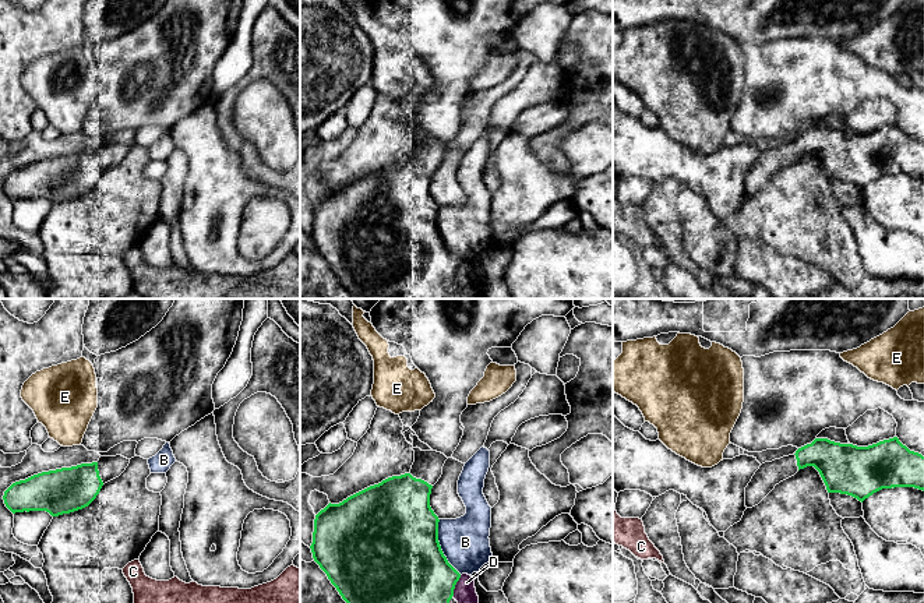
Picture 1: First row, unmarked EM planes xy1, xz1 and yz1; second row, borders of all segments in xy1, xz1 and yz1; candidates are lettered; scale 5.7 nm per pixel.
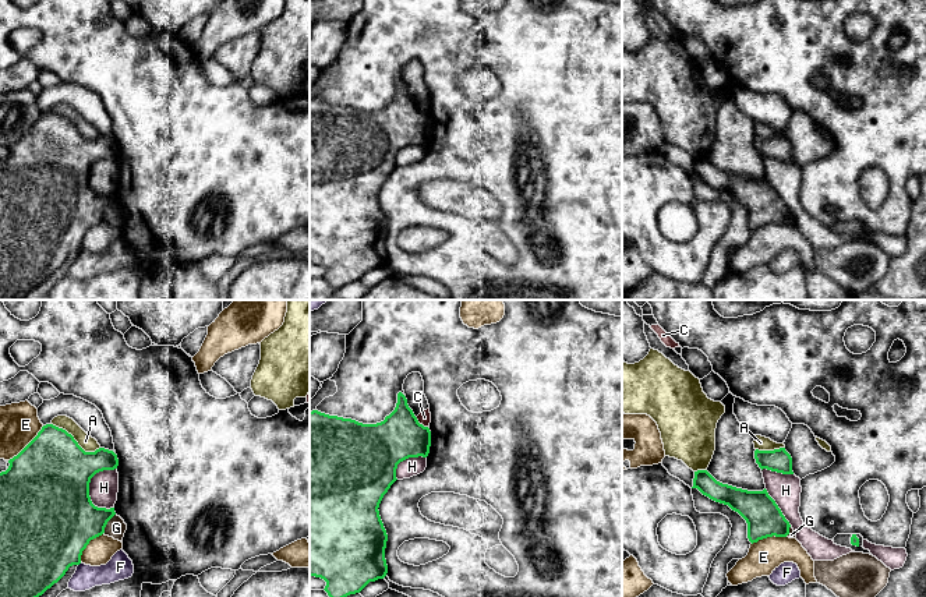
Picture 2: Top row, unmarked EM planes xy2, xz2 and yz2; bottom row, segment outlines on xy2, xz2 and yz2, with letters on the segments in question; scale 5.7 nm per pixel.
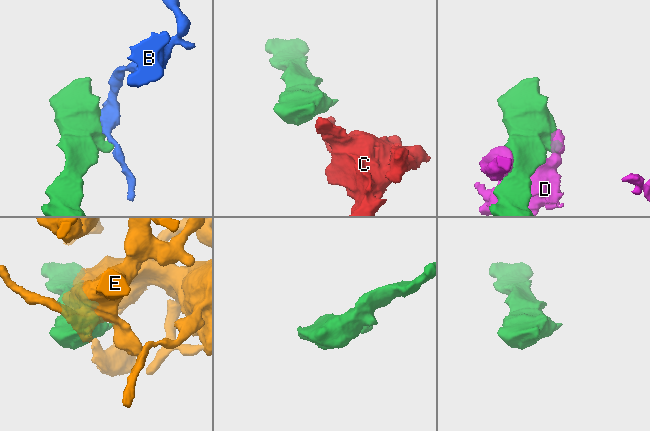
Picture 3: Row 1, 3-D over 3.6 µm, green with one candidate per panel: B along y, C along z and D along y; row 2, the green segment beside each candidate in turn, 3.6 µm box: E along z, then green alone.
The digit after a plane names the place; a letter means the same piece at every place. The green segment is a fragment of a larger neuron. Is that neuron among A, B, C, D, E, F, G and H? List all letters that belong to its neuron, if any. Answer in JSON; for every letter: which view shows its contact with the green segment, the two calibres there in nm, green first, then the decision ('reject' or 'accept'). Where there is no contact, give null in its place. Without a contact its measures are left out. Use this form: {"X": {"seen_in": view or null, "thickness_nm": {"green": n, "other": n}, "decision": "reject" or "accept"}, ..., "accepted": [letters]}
{"A": {"seen_in": "xy2", "thickness_nm": {"green": 460, "other": 90}, "decision": "reject"}, "B": {"seen_in": "xz1", "thickness_nm": {"green": 500, "other": 280}, "decision": "reject"}, "C": {"seen_in": "xz2", "thickness_nm": {"green": 280, "other": 70}, "decision": "reject"}, "D": {"seen_in": "xz1", "thickness_nm": {"green": 400, "other": 130}, "decision": "reject"}, "E": {"seen_in": "xy2", "thickness_nm": {"green": 480, "other": 220}, "decision": "reject"}, "F": {"seen_in": null, "decision": "reject"}, "G": {"seen_in": "xy2", "thickness_nm": {"green": 380, "other": 120}, "decision": "reject"}, "H": {"seen_in": "xy2", "thickness_nm": {"green": 500, "other": 170}, "decision": "reject"}, "accepted": []}

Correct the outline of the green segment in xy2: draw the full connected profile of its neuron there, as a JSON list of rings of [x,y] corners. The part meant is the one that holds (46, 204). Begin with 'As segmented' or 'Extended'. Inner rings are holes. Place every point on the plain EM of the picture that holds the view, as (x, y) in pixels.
As segmented. [[[46,112],[38,123],[13,146],[10,153],[0,160],[0,300],[22,300],[35,286],[57,271],[73,252],[81,251],[82,239],[91,227],[102,223],[107,209],[116,202],[114,195],[98,195],[89,184],[91,166],[103,158],[114,158],[119,153],[117,142],[113,138],[99,135],[95,139],[85,139],[71,121],[53,112]]]

